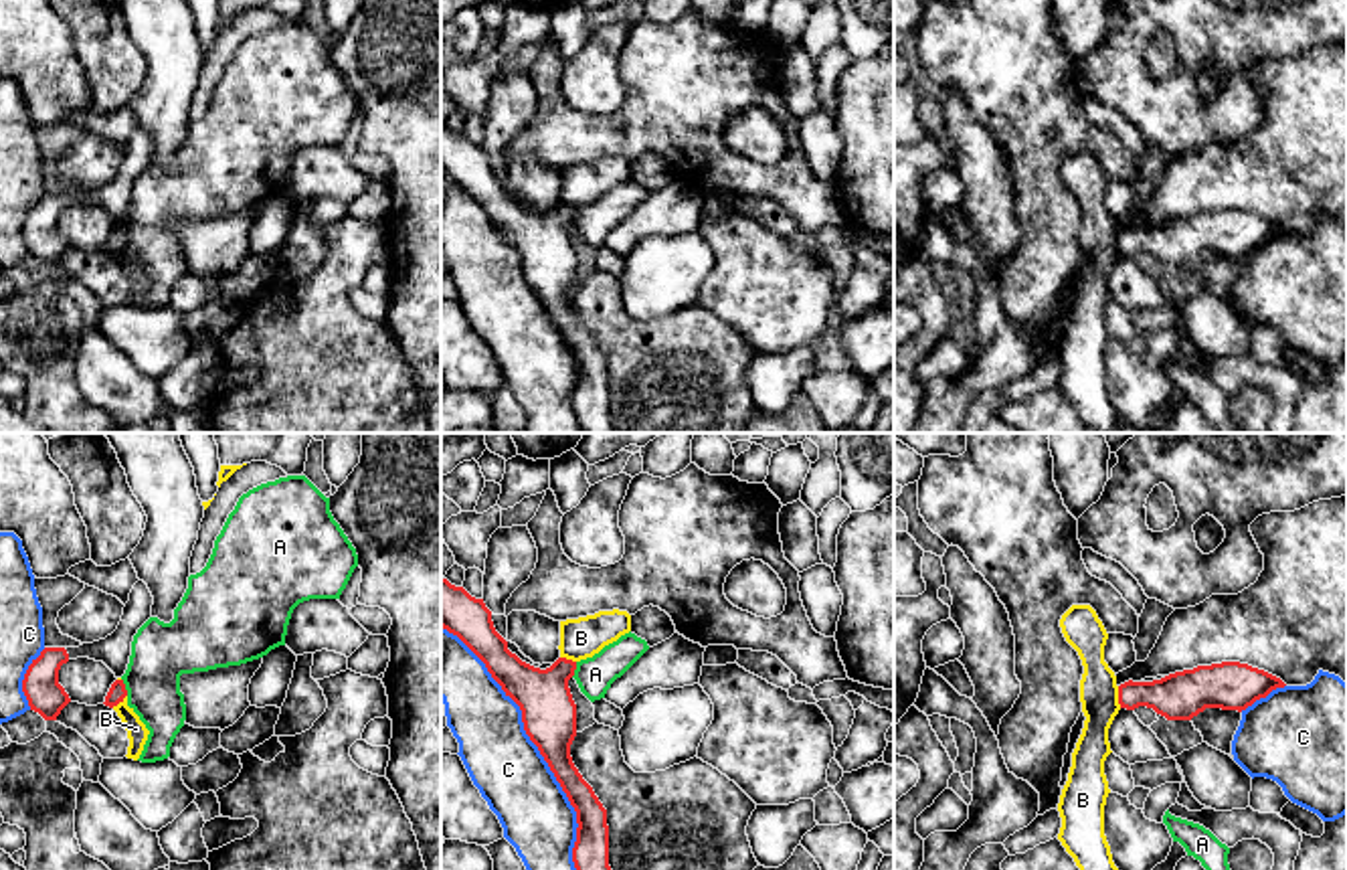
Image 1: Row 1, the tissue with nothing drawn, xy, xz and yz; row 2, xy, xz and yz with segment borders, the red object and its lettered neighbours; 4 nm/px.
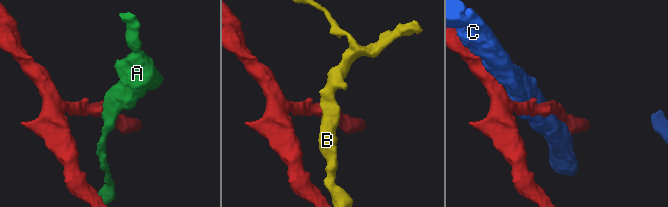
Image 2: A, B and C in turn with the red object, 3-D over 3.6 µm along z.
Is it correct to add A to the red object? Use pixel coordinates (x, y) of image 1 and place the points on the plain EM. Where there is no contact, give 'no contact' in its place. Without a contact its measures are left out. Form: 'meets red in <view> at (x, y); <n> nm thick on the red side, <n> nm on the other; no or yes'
meets red in xy at (124, 233); 70 nm thick on the red side, 240 nm on the other; no

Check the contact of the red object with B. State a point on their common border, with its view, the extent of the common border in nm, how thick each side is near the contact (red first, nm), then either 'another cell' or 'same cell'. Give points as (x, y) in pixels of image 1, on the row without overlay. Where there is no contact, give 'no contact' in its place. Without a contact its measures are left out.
contact yz (1119, 243); length 90 nm; calibres 190 and 160 nm; another cell

